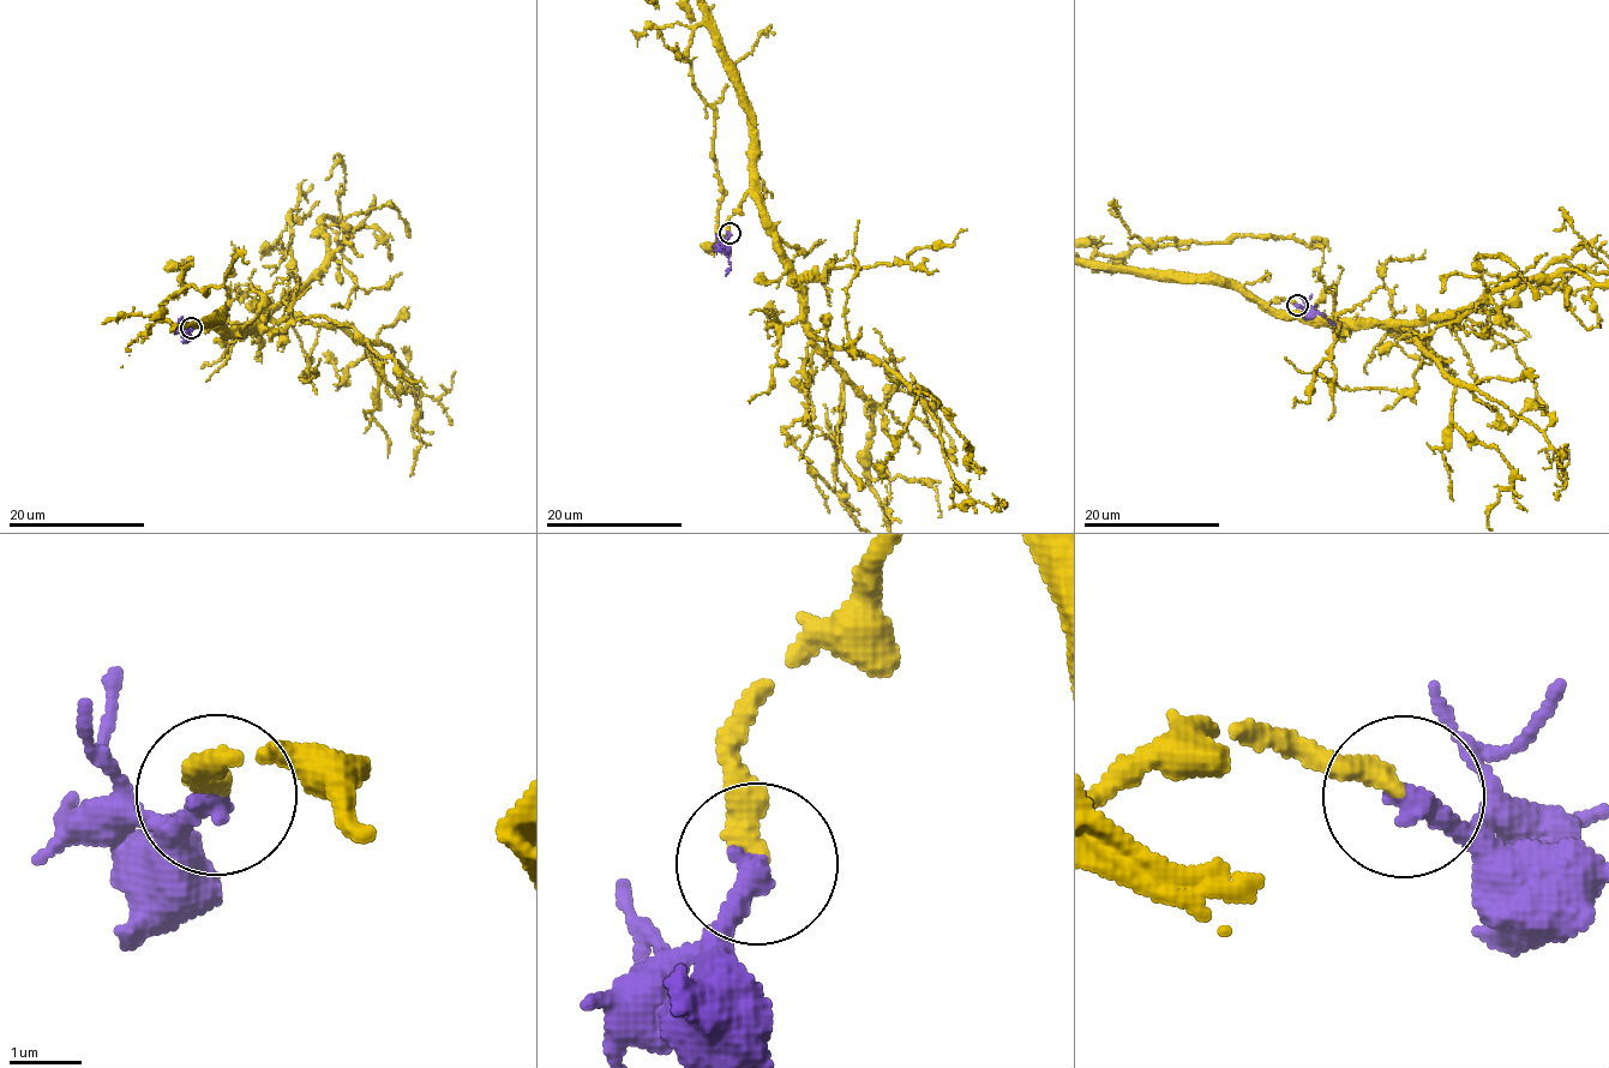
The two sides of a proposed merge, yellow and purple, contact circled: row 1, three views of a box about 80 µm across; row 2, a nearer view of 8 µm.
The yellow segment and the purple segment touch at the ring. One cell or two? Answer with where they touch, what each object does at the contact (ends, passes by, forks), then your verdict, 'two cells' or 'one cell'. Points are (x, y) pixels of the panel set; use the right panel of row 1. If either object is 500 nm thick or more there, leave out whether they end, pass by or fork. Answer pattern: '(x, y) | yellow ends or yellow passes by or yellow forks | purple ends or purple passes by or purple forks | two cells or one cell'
(1297, 305) | yellow ends | purple ends | one cell

